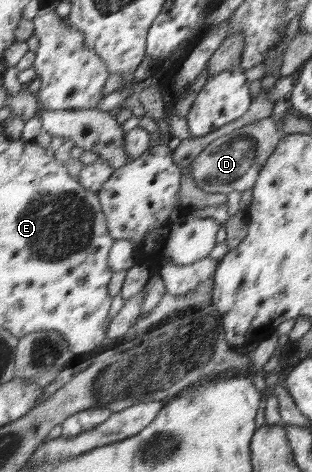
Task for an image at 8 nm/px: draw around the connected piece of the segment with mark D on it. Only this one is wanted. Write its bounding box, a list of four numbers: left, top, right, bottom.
[191,116,284,195]

